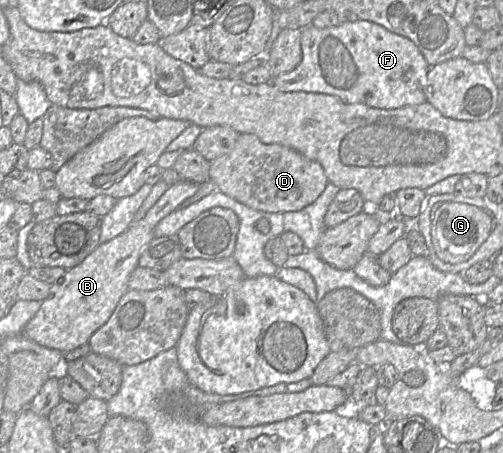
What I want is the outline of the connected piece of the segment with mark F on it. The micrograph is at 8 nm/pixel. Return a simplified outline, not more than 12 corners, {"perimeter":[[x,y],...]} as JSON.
{"perimeter":[[366,20],[302,29],[300,63],[271,78],[395,109],[427,101],[430,65]]}

